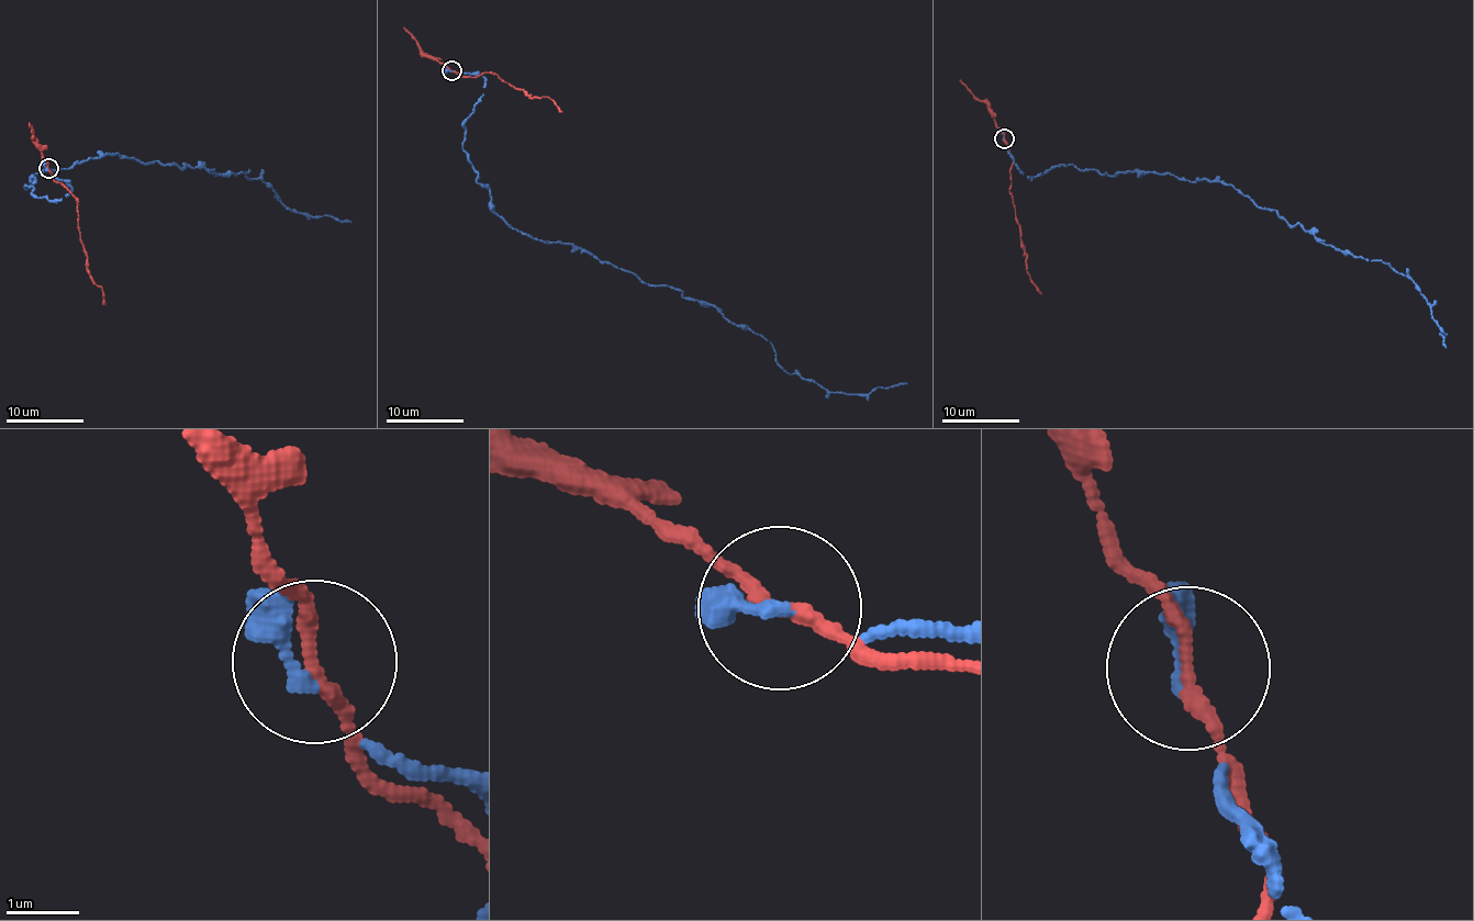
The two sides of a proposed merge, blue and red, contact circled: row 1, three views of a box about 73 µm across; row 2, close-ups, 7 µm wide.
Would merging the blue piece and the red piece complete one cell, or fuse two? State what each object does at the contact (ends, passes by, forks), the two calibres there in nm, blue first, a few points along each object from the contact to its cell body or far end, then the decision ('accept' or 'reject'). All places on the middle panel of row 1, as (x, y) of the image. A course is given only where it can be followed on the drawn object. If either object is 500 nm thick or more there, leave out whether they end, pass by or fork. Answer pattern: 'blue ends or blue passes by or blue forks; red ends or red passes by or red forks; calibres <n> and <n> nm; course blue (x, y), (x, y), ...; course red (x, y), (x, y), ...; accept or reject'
blue passes by; red passes by; calibres 190 and 170 nm; course blue (450, 70), (483, 77), (462, 149), (513, 228), (708, 302), (770, 341), (789, 373), (830, 392), (907, 384); course red (453, 70), (461, 76), (492, 74), (528, 94), (547, 98), (562, 112); reject

